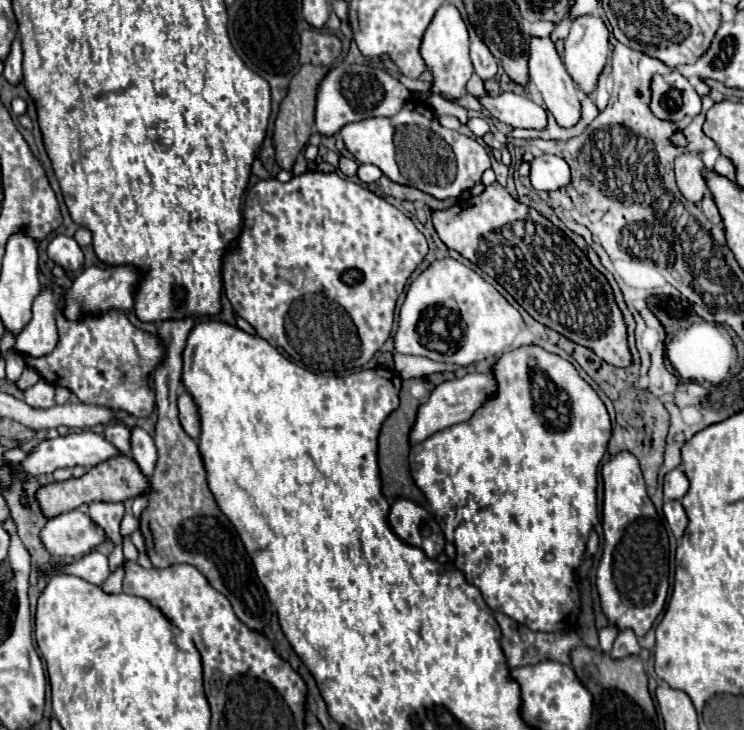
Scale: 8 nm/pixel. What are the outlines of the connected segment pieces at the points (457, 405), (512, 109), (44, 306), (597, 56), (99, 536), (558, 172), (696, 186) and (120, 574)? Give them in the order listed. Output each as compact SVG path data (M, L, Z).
M466 374L462 378L456 378L456 380L448 380L448 382L442 382L440 386L434 388L434 392L430 394L428 402L424 402L420 408L418 408L418 416L416 416L416 422L410 430L410 444L420 444L424 442L426 438L430 438L432 434L448 428L448 426L454 426L458 422L464 422L468 420L484 402L490 394L494 394L494 378L492 374Z
M472 74L468 80L468 92L492 114L492 118L516 126L516 128L544 128L546 126L546 112L530 98L514 94L514 92L504 92L492 98L480 76Z
M44 286L40 290L40 296L36 296L32 304L32 320L16 336L14 348L30 356L44 356L52 352L52 348L58 342L54 312L56 312L54 290L50 286Z
M594 14L578 16L570 26L570 34L564 40L564 46L566 46L564 66L566 66L568 74L574 78L574 82L578 84L578 88L584 94L592 94L596 78L602 72L606 58L608 58L608 52L610 52L610 30L608 30L608 26L604 24L604 20L600 16L594 16Z
M82 510L50 518L40 530L40 542L52 558L84 556L104 542L104 530Z
M538 156L530 162L530 182L536 190L558 190L570 182L570 168L558 156Z
M686 152L676 158L676 184L688 202L698 204L704 198L708 184L704 180L704 162L698 154Z
M124 564L116 568L116 572L110 574L110 578L102 584L102 590L108 594L118 594L122 592L122 578L124 578Z

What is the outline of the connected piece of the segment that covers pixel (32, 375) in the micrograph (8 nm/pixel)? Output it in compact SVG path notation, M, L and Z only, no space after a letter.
M24 368L22 376L16 380L16 388L24 392L28 386L34 386L34 384L36 384L36 372L32 368Z

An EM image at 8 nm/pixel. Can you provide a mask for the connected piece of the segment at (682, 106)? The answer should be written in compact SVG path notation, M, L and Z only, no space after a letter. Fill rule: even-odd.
M678 72L656 74L650 80L652 114L660 120L678 122L684 116L696 116L700 112L700 96L692 88L692 84Z

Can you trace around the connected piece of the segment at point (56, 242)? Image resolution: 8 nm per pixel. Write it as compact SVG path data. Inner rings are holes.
M58 234L48 242L48 256L52 262L60 264L66 272L80 270L80 266L84 262L78 242L70 236L64 236L64 234Z

